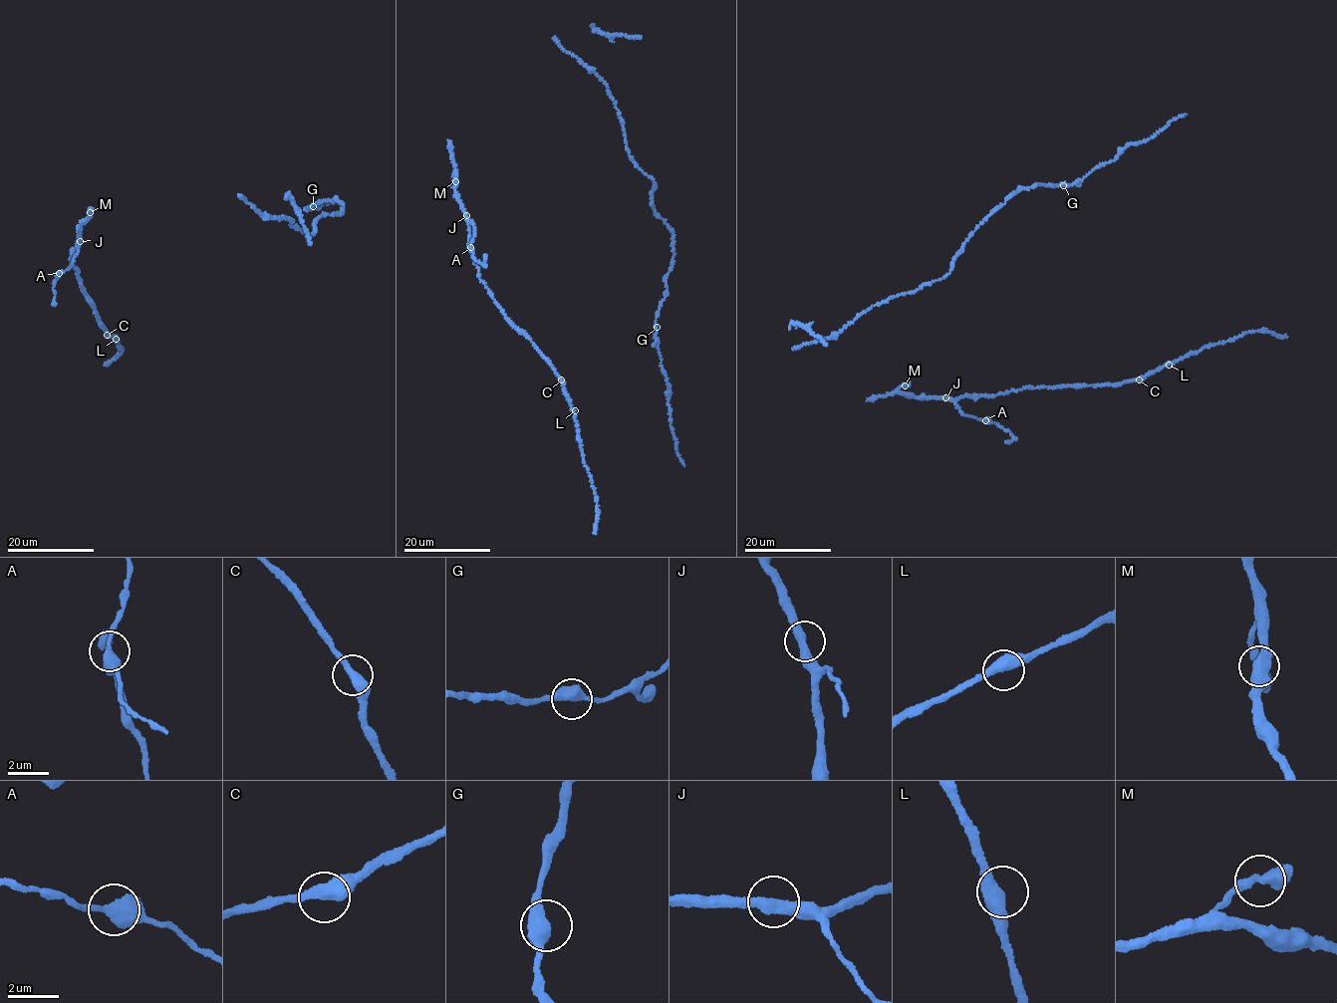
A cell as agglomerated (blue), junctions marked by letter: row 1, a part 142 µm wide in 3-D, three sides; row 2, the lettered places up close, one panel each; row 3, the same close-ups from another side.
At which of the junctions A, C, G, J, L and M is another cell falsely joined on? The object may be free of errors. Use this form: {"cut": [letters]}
{"cut": []}

